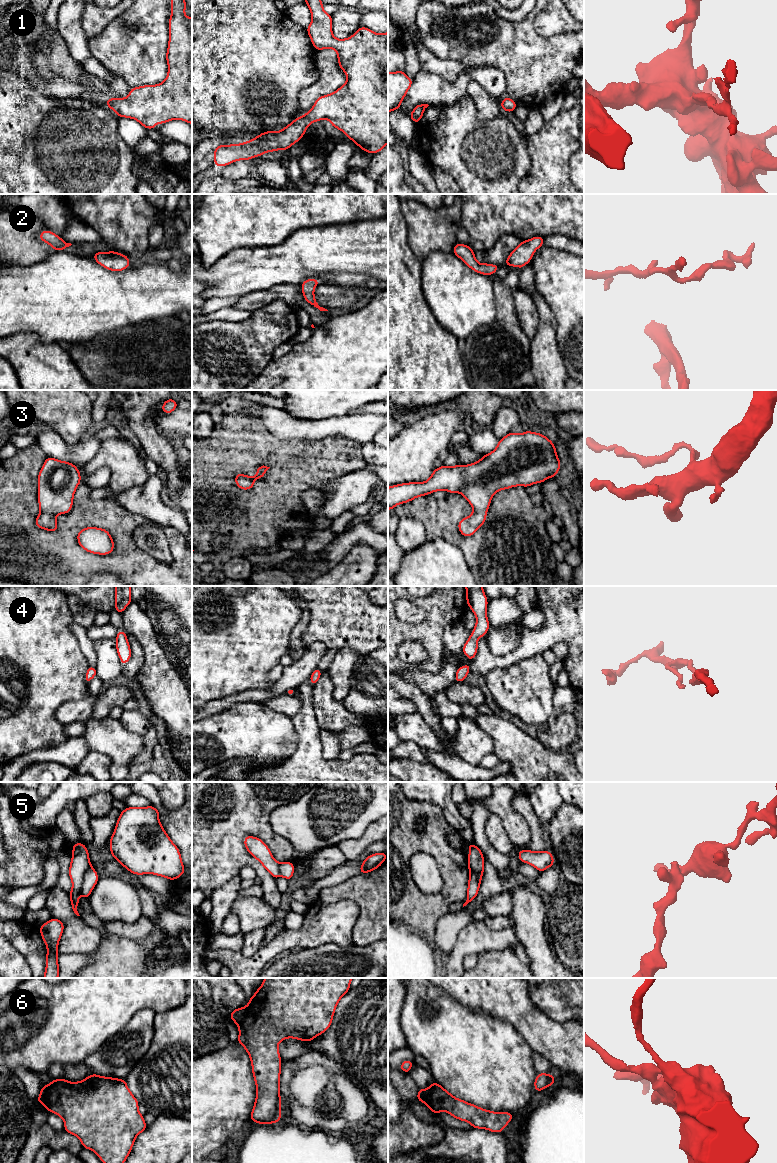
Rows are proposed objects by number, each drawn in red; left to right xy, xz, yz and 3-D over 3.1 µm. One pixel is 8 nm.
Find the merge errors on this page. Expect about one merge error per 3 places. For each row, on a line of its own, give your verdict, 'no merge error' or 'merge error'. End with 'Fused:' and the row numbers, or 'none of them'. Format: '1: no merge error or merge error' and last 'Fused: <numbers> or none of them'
1: no merge error
2: no merge error
3: no merge error
4: no merge error
5: merge error
6: merge error
Fused: 5, 6

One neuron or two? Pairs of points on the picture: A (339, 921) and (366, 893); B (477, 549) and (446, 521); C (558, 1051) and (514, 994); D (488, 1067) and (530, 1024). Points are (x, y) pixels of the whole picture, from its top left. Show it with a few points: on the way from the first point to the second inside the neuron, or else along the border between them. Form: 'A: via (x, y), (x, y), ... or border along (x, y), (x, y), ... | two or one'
A: border along (335, 901), (356, 903), (355, 926) | two
B: via (468, 545), (462, 542), (450, 530) | one
C: via (546, 1037), (517, 1008) | one
D: border along (501, 1020), (507, 1021), (533, 1051) | two

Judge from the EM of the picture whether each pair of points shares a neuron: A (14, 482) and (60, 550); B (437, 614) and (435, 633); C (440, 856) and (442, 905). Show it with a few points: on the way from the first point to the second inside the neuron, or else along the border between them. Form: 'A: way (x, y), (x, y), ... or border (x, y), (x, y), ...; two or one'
A: way (14, 501), (14, 514), (41, 541); one
B: way (437, 619), (435, 628); one
C: way (449, 868), (449, 893); one

